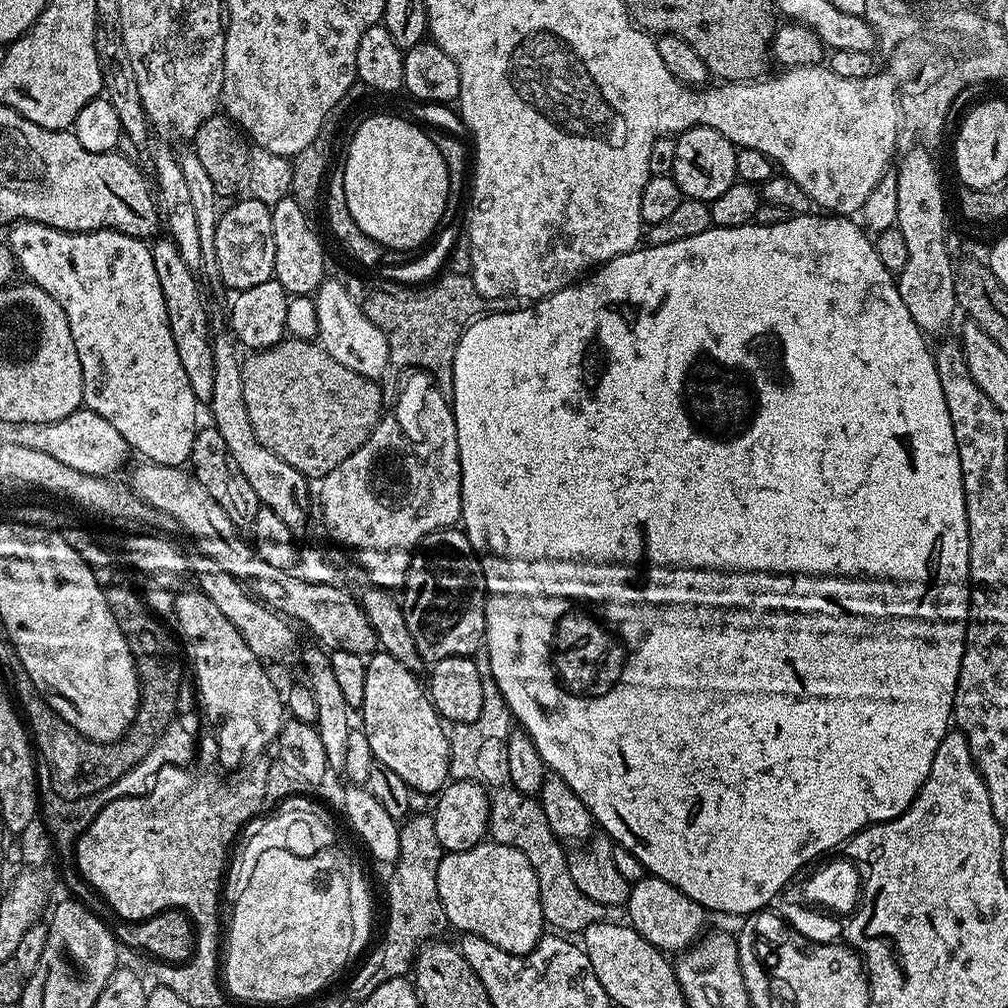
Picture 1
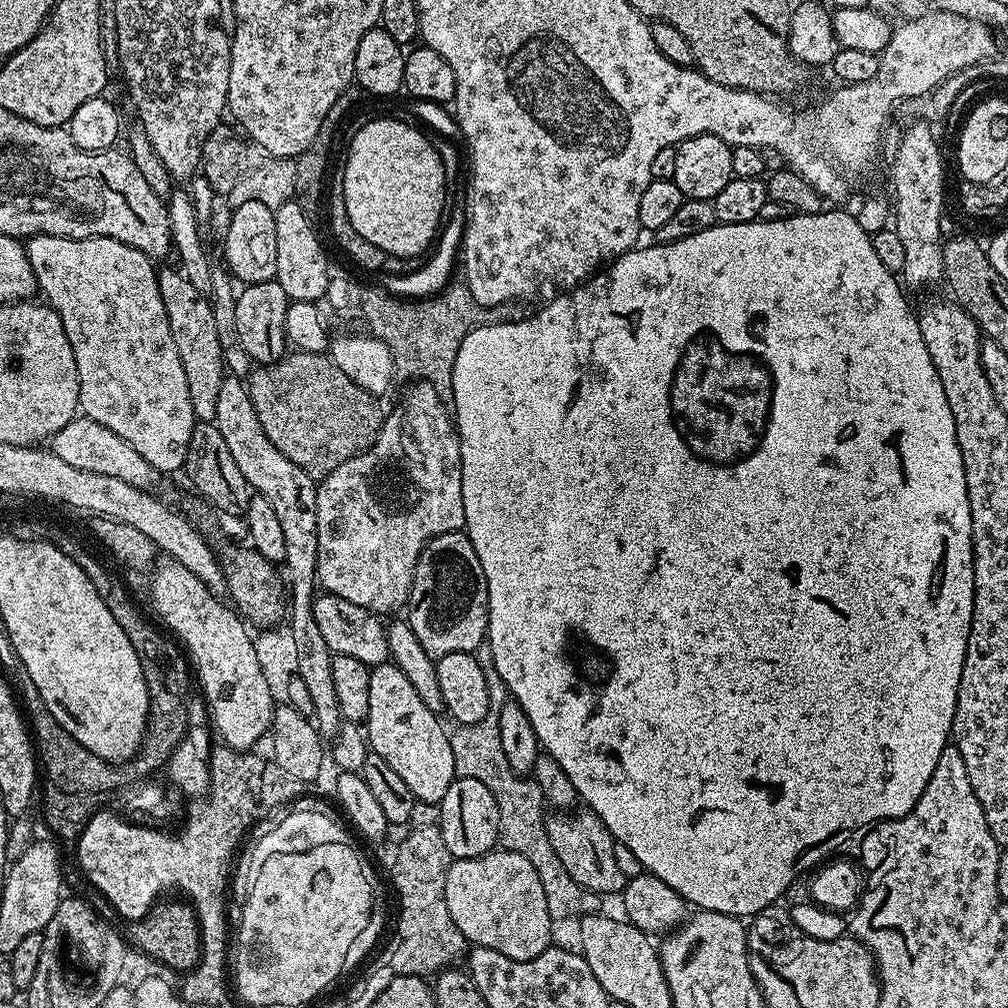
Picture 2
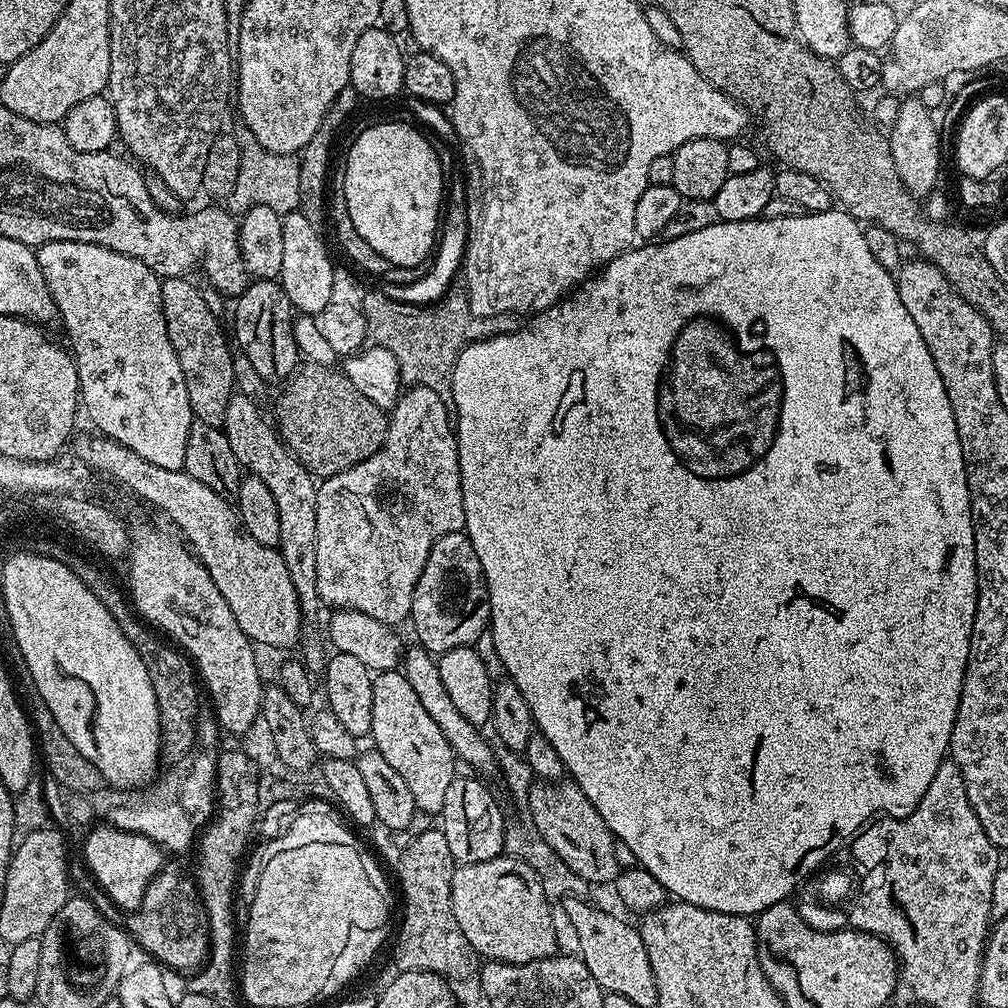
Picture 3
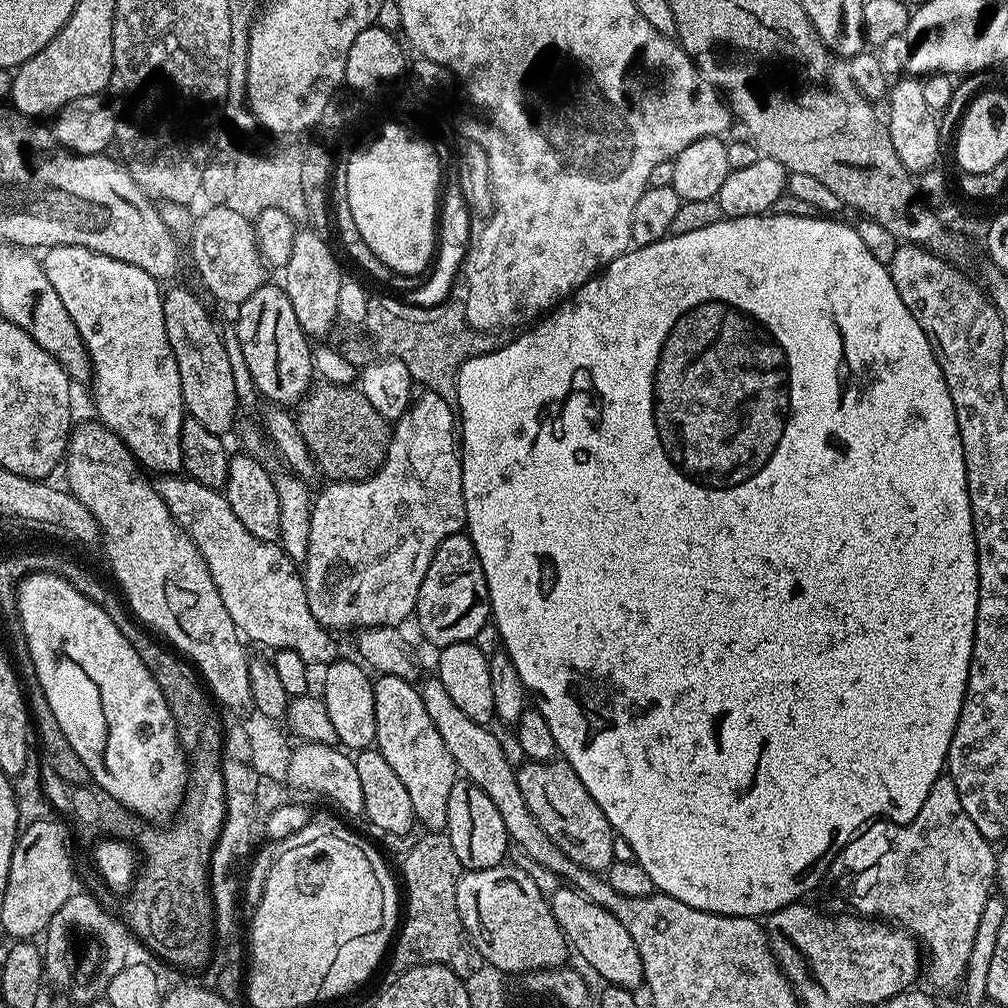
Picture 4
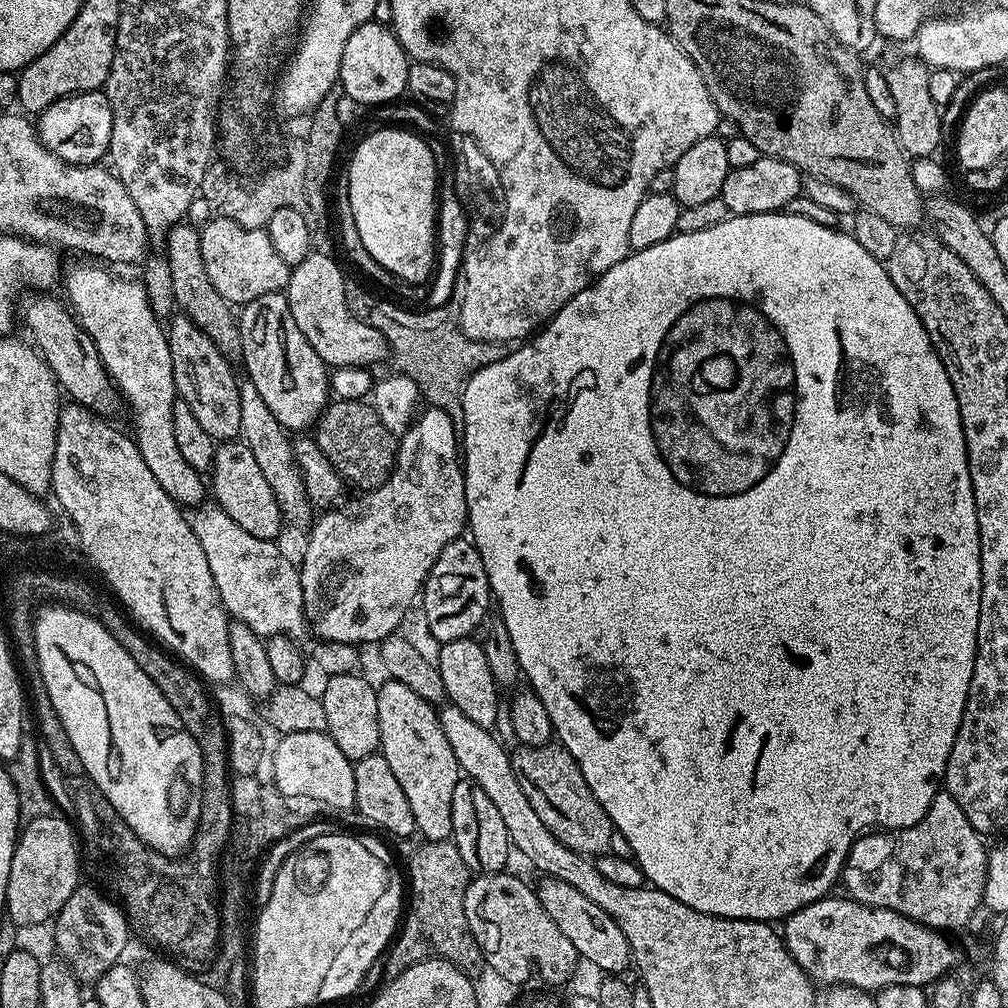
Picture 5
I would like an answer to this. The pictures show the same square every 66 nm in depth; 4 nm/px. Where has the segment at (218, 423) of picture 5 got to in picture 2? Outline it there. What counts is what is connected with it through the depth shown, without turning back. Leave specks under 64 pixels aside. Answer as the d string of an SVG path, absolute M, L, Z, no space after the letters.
M176 266L159 269L158 294L162 294L162 306L166 306L166 318L170 322L170 334L174 334L174 346L178 346L178 358L182 358L182 370L186 370L186 386L190 386L190 406L197 421L215 421L218 390L224 381L226 369L222 346L218 342L218 329L214 323L212 301L207 295L194 290L194 286Z

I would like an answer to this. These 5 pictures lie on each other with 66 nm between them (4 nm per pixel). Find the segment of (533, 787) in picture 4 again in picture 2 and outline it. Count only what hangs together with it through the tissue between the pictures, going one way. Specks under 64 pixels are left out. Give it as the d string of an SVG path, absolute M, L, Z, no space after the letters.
M591 810L573 811L571 814L552 814L545 819L546 834L550 838L550 846L558 854L562 866L566 866L566 874L578 882L588 892L594 892L607 898L611 892L623 893L626 877L618 870L618 861L614 858L614 846L610 830Z

